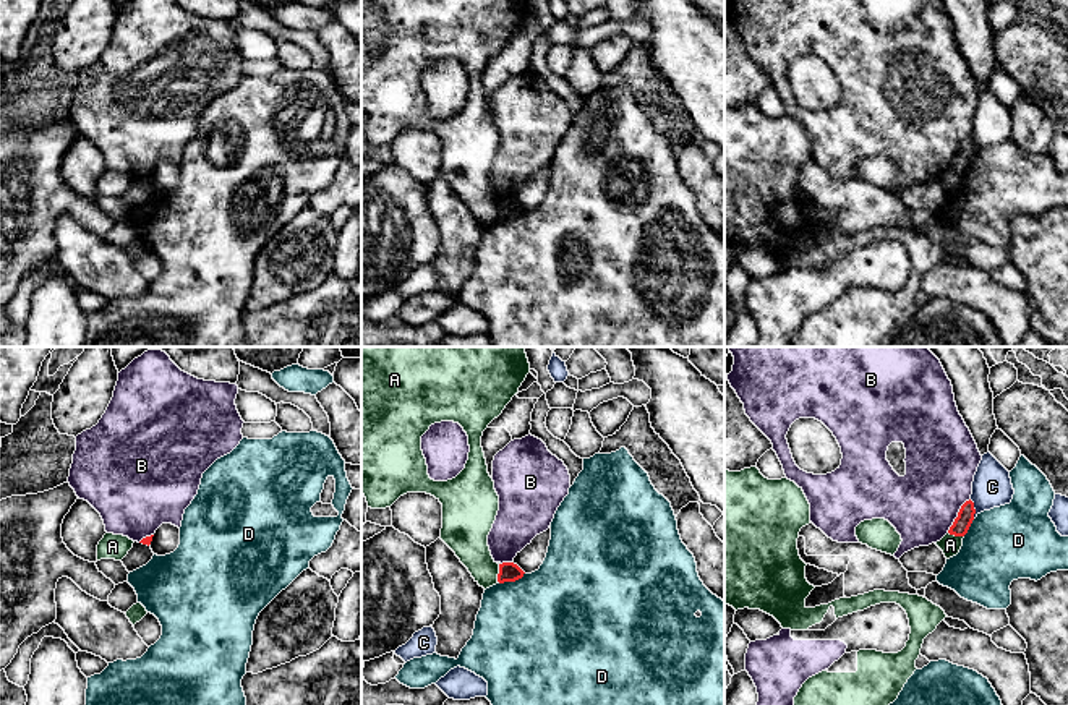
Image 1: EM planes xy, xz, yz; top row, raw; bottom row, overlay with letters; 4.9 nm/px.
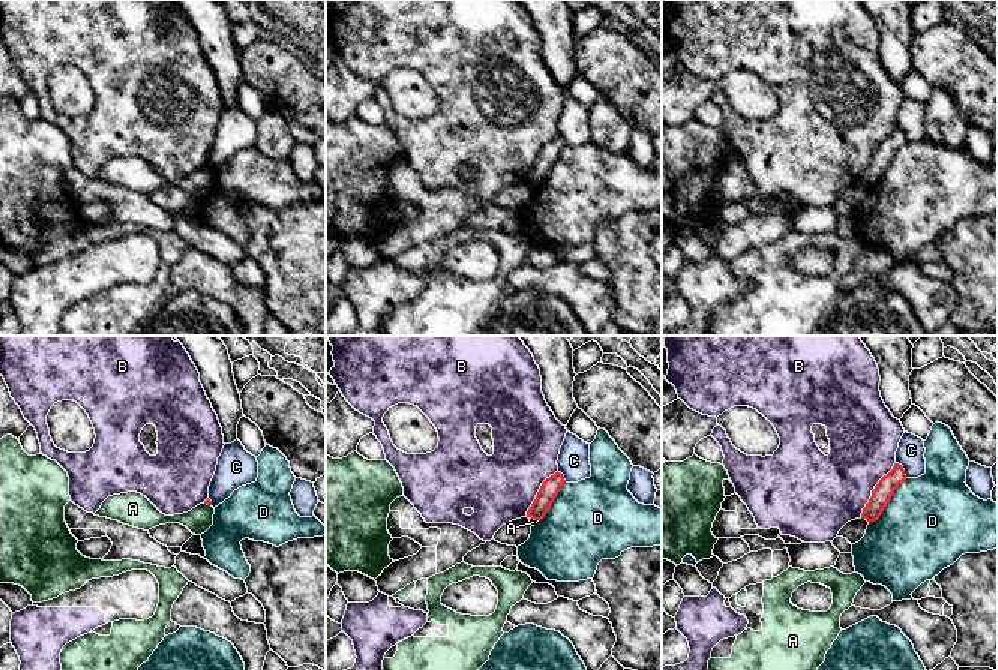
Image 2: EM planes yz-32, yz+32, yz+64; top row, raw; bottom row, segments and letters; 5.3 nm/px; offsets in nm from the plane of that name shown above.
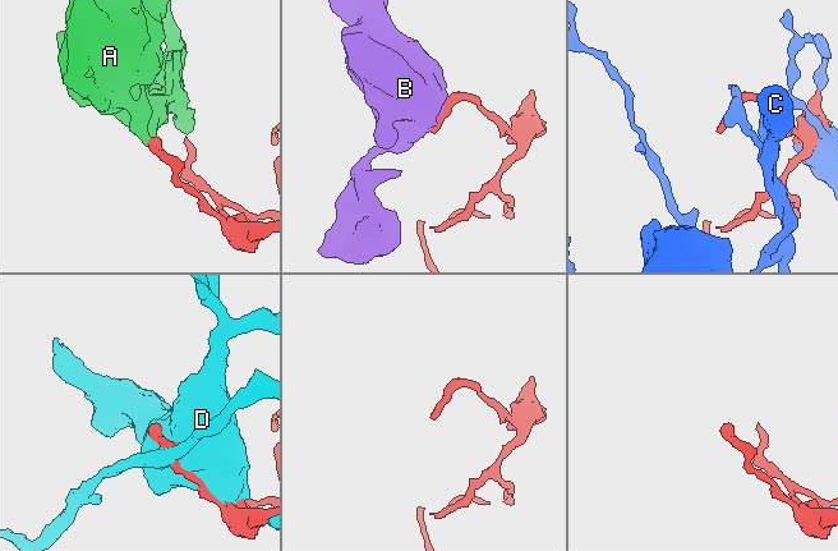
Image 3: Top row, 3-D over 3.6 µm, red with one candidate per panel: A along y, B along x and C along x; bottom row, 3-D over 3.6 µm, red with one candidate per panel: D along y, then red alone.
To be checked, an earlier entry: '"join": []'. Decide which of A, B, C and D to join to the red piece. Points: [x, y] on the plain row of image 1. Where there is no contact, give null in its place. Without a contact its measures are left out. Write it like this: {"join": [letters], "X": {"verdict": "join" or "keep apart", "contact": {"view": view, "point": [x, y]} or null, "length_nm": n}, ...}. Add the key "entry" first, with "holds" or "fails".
{"entry": "holds", "join": [], "A": {"verdict": "keep apart", "contact": {"view": "xz", "point": [499, 209]}, "length_nm": 90}, "B": {"verdict": "keep apart", "contact": {"view": "yz", "point": [958, 153]}, "length_nm": 200}, "C": {"verdict": "keep apart", "contact": {"view": "yz", "point": [974, 146]}, "length_nm": 100}, "D": {"verdict": "keep apart", "contact": {"view": "xz", "point": [511, 217]}, "length_nm": 140}}

